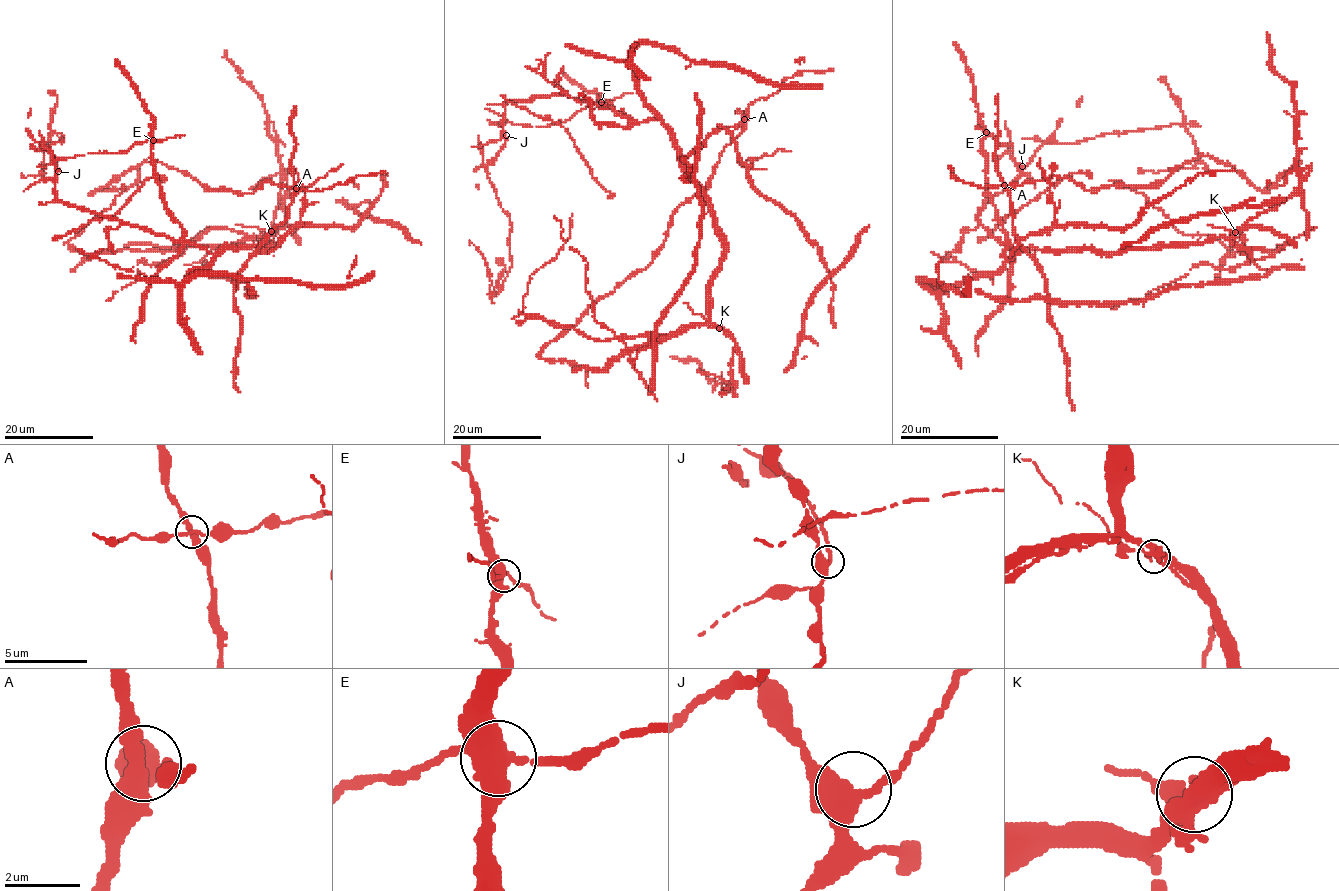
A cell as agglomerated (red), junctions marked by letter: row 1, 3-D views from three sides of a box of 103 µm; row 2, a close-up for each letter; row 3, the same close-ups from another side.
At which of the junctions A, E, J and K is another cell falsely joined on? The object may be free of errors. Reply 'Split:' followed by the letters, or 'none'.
Split: E

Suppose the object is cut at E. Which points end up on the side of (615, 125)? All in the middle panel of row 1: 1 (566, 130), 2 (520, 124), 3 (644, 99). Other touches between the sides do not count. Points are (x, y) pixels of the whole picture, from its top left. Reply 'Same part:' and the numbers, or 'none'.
Same part: 1, 3

